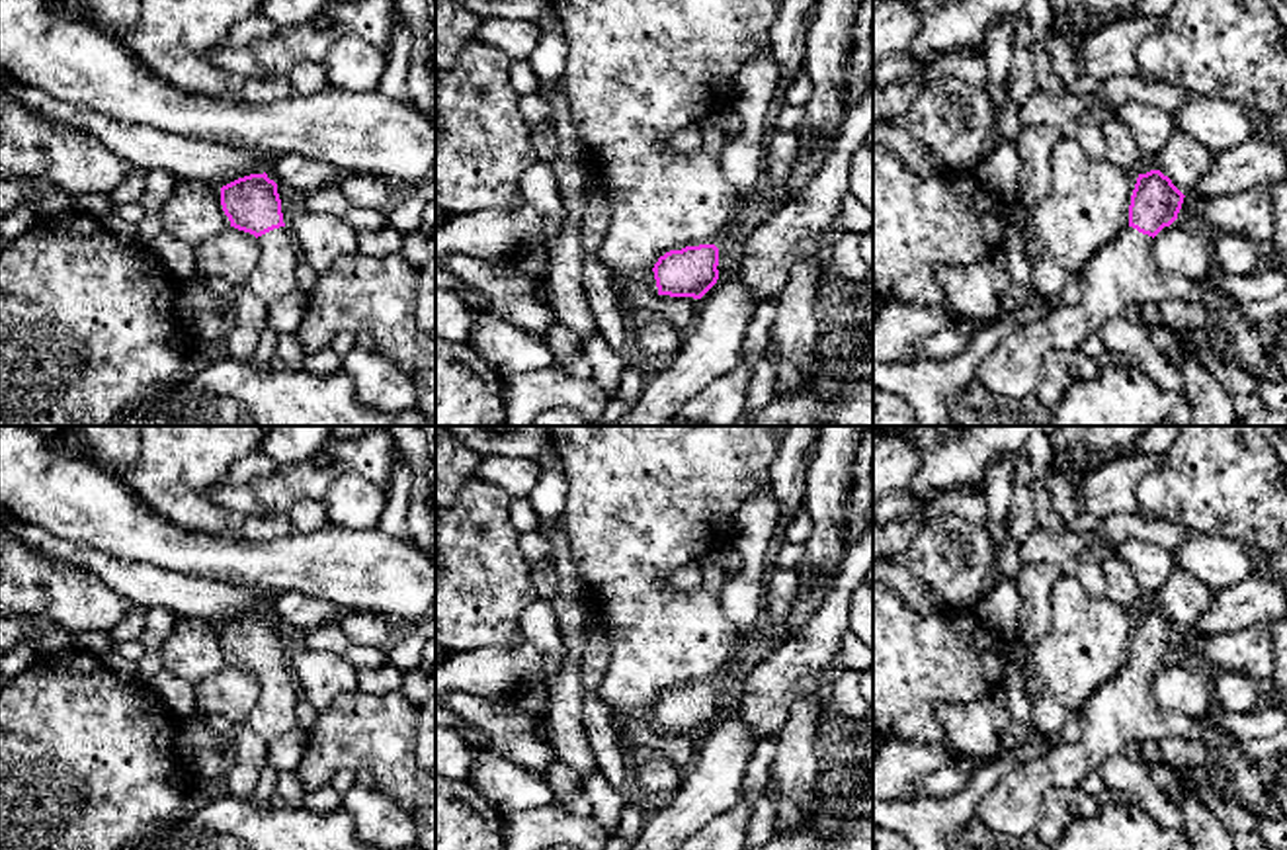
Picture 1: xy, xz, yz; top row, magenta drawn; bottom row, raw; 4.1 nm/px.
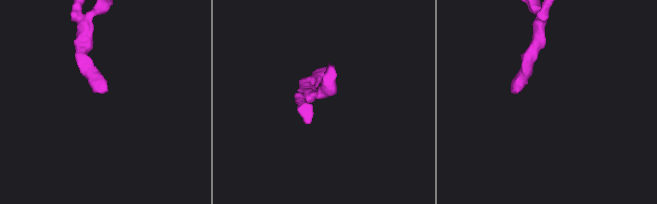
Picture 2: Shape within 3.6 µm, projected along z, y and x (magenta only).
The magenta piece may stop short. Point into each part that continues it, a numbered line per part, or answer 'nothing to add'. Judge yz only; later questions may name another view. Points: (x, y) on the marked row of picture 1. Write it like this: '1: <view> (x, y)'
1: yz (1121, 274)

